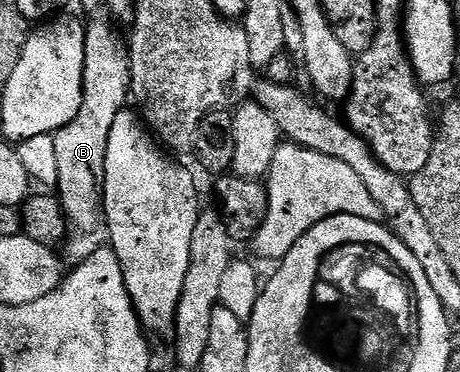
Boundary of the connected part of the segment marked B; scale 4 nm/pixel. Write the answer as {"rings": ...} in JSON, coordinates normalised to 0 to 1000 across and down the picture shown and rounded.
{"rings":[[[209,48],[187,70],[187,172],[178,194],[178,274],[176,288],[170,290],[170,306],[161,312],[161,323],[152,323],[152,333],[143,333],[135,347],[120,352],[117,360],[117,419],[126,419],[126,478],[117,503],[120,519],[130,535],[130,554],[139,565],[139,589],[148,597],[148,637],[135,653],[135,694],[150,718],[163,720],[174,715],[196,688],[217,680],[222,664],[228,659],[235,637],[235,599],[226,583],[226,492],[230,487],[230,460],[235,452],[235,390],[239,387],[239,366],[248,333],[259,328],[265,315],[270,282],[280,282],[283,274],[283,234],[287,228],[287,175],[278,167],[278,140],[272,116],[261,116],[261,91],[233,59],[226,48]]]}

